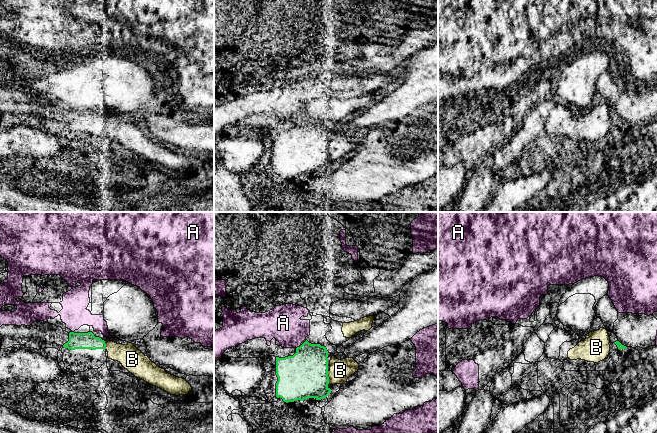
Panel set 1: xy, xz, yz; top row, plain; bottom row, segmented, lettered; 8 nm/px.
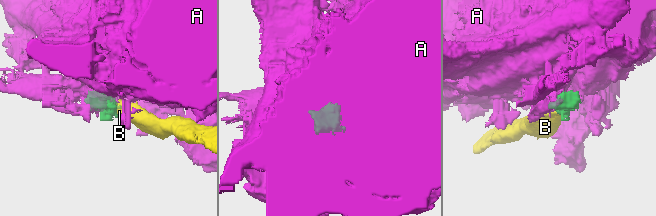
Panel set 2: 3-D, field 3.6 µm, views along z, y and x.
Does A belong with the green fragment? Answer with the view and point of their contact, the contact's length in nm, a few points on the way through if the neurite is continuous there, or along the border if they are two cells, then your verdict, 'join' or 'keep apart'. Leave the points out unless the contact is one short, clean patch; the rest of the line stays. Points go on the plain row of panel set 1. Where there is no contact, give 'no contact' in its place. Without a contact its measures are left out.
contact xz (297, 123); length 30 nm; border xz (298, 122), (296, 124); keep apart

